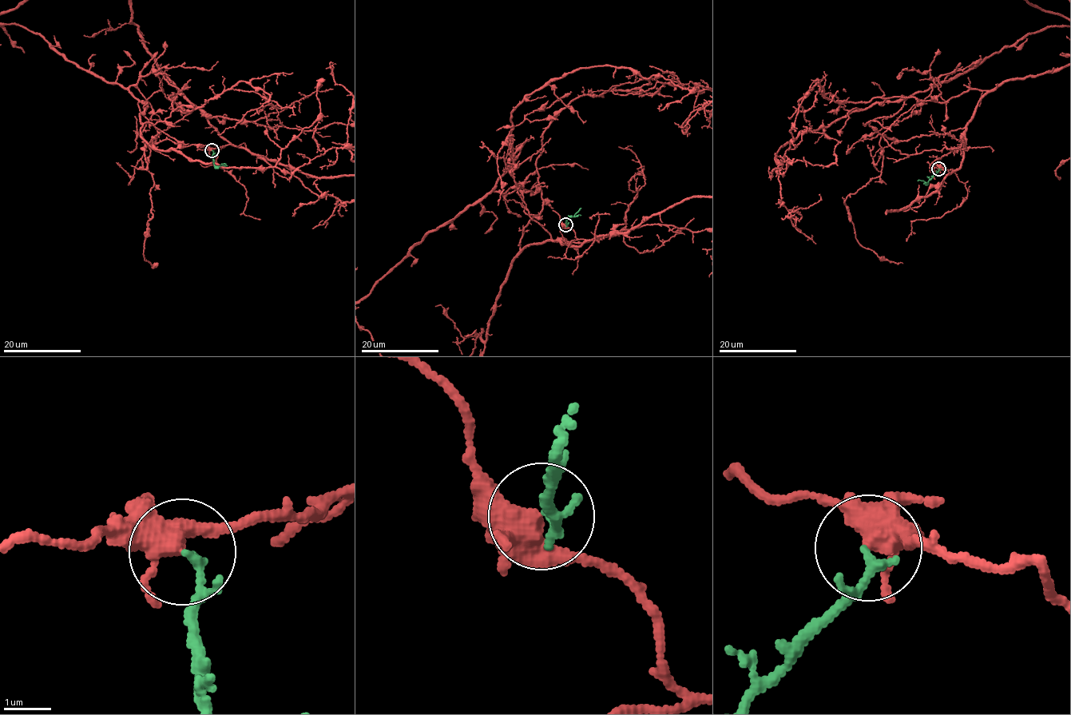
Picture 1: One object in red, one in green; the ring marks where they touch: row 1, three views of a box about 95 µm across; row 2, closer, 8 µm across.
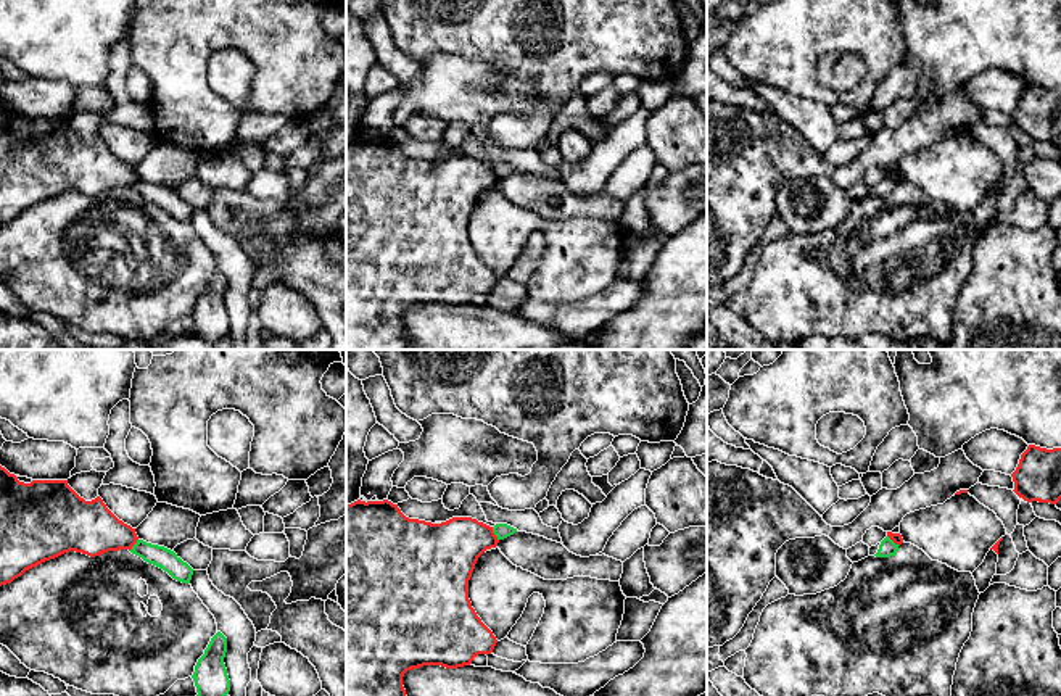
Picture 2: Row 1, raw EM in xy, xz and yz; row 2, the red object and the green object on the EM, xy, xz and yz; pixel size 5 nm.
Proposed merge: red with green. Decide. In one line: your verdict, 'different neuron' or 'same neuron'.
different neuron

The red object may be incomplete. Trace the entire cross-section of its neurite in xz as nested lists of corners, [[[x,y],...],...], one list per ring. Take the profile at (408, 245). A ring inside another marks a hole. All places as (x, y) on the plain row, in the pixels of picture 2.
[[[354,140],[346,145],[346,350],[414,350],[403,325],[407,309],[423,304],[441,304],[457,308],[470,304],[478,293],[491,293],[497,279],[477,255],[469,238],[469,219],[478,197],[499,182],[493,166],[472,156],[452,156],[441,163],[431,163],[406,156],[398,143],[383,140]]]

